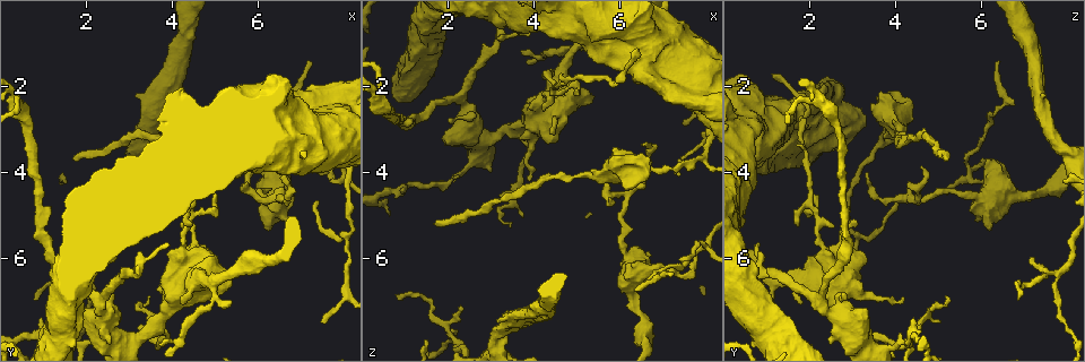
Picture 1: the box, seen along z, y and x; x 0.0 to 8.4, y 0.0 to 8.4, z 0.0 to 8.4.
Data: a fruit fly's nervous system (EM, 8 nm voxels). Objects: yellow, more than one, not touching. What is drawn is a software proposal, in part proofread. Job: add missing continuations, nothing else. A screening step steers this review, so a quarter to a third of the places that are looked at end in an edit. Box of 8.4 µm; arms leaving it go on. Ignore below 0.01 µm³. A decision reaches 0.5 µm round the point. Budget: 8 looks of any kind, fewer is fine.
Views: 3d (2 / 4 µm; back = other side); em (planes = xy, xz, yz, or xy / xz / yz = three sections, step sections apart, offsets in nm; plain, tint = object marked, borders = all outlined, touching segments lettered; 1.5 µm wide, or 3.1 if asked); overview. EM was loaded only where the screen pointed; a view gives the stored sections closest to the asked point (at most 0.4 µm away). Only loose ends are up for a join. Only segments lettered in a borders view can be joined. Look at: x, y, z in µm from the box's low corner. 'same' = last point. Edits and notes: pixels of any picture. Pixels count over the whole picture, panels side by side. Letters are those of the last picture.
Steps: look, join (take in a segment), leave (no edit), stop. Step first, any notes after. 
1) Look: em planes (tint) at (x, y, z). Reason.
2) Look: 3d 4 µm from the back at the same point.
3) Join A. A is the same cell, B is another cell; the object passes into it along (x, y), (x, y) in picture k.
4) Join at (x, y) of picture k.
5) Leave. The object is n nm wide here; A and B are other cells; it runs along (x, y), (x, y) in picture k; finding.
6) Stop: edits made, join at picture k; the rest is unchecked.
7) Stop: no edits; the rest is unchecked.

Look: em planes (borders) at (1.70, 3.75, 5.20).

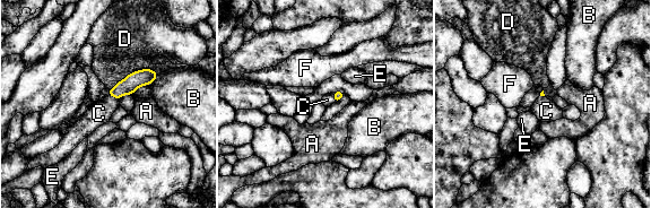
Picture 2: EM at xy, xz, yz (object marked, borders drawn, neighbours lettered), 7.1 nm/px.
Join C. C is the same cell, A, B, D, E and F are other cells; the object passes into it along (132, 81), (113, 96), (98, 113) in picture 2; it goes on there.

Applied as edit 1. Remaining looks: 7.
Look: em planes (borders) at (2.05, 7.25, 3.35). Stops while still wide.

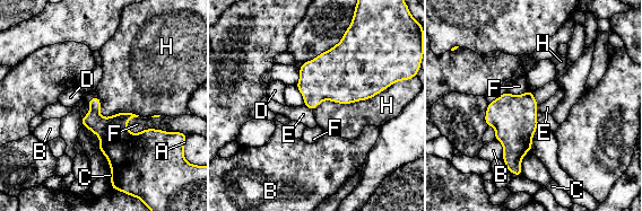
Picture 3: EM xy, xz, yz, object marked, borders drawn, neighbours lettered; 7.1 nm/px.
Leave. A, B, C, D, E, F and H are other cells; a border runs along (392, 84), (313, 111) in picture 3; no lettered segment goes on from it.

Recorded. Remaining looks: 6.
Look: 3d 2 µm at (2.30, 6.00, 7.10). Tapers out.

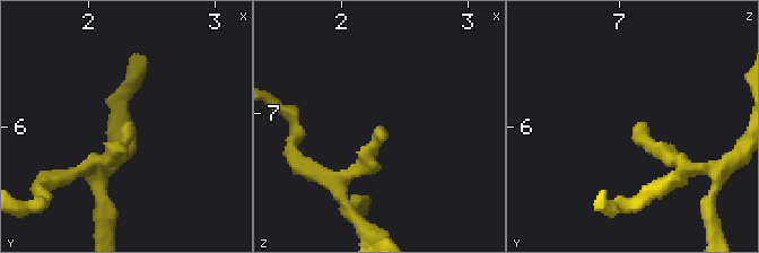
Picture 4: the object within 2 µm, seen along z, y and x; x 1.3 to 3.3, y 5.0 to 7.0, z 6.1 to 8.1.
Look: em xz step 8 (borders) at (2.28, 5.96, 7.14). Need the tissue.

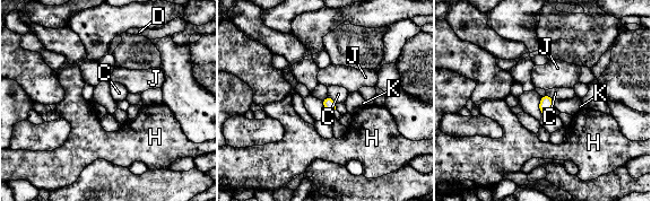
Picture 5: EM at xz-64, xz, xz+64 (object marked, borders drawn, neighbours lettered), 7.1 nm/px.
Look: em planes (borders) at the same point.

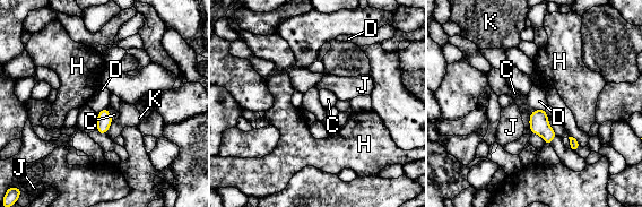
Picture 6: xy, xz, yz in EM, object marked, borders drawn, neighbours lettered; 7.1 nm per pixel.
Leave. The longest contact is with D, 180 nm; C, D, H, J and K are other cells; none of them fits.

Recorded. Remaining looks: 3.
Stop: edits made, join at picture 2; the rest is unchecked.

